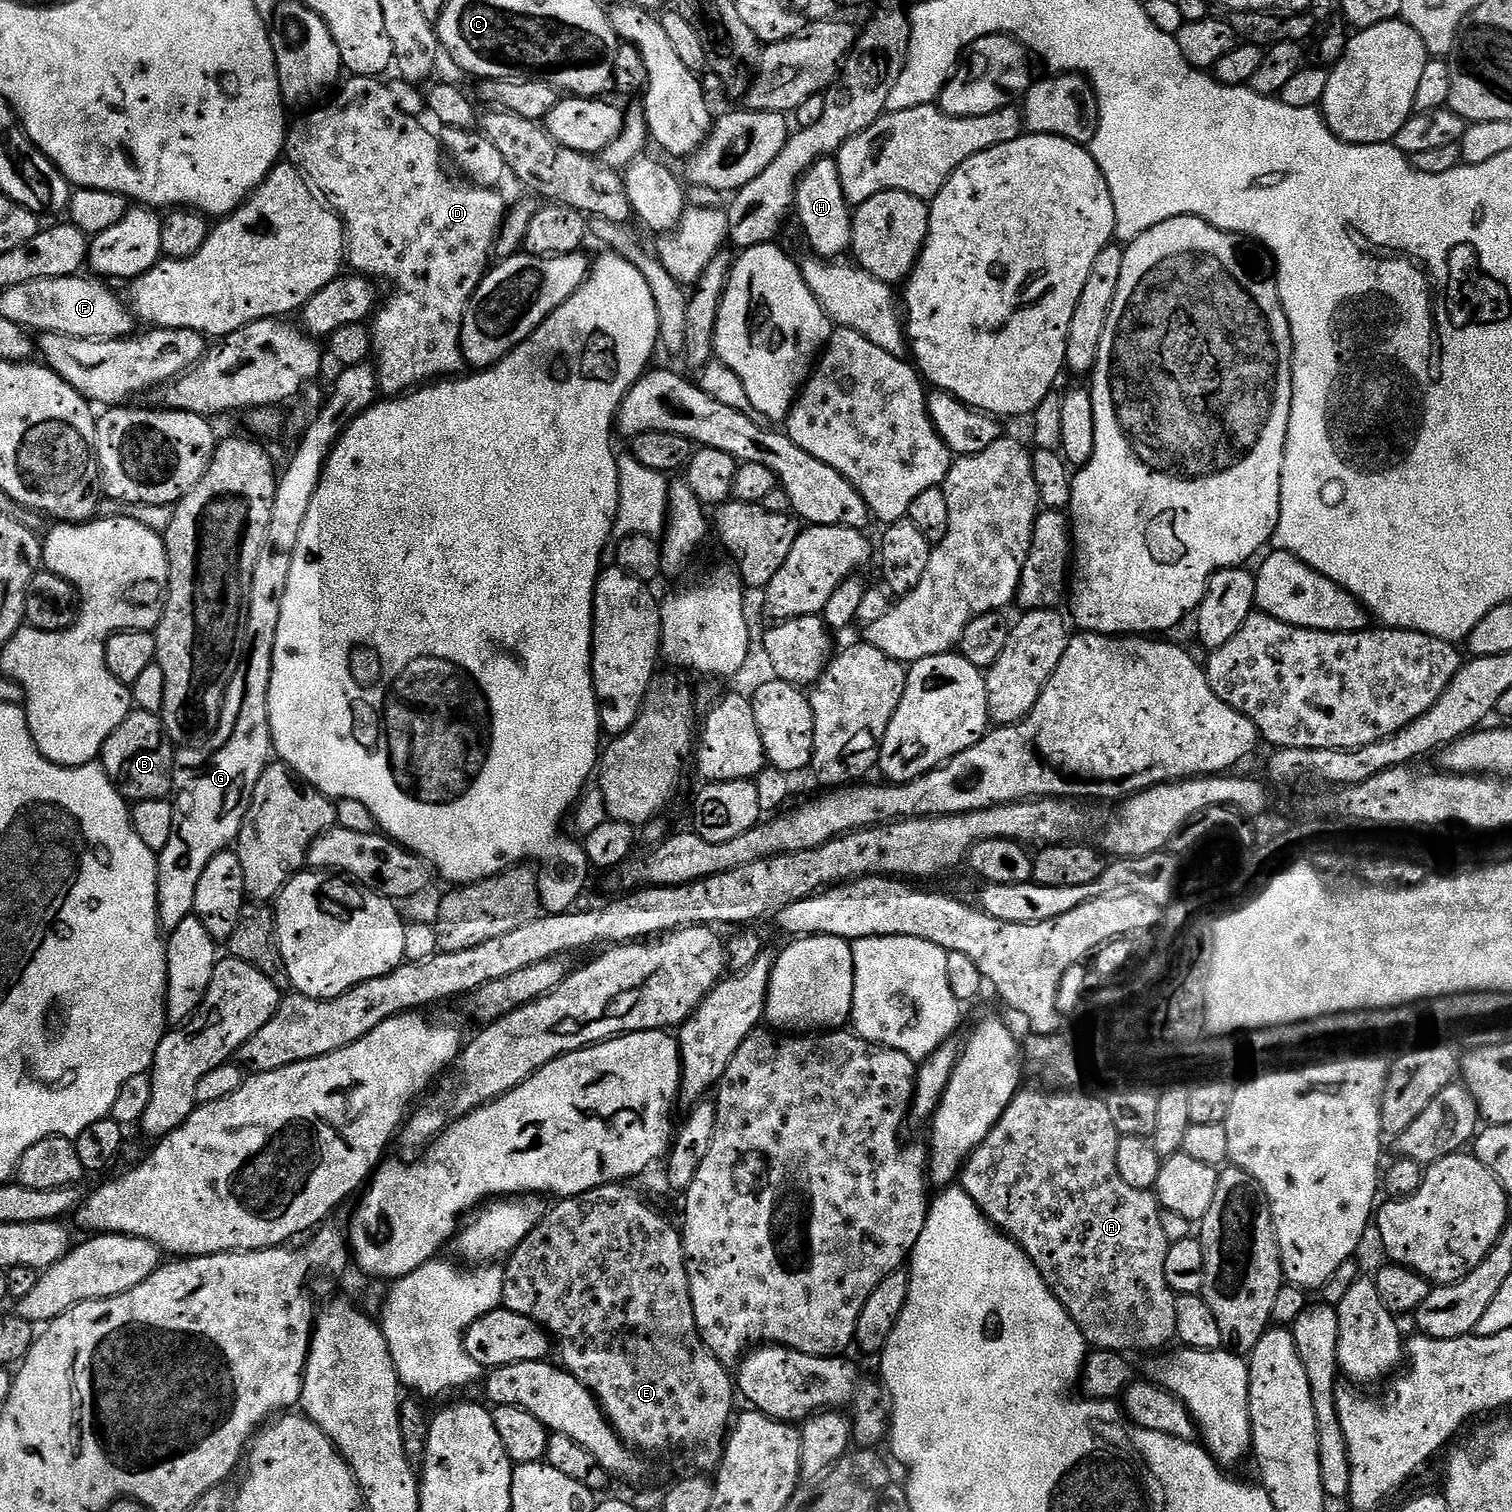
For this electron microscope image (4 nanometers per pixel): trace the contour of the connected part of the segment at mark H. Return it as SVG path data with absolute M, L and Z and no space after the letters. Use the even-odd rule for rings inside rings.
M835 159L816 160L802 173L796 186L794 220L800 223L808 244L820 258L840 258L852 247L852 213L842 182L838 178Z

